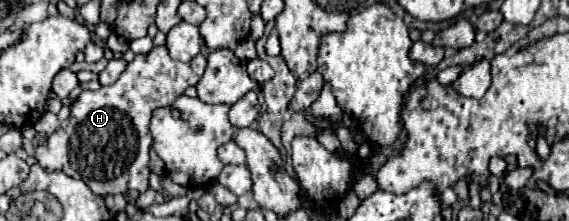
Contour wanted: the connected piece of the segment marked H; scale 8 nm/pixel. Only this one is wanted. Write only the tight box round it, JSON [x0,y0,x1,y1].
[36,46,206,196]

